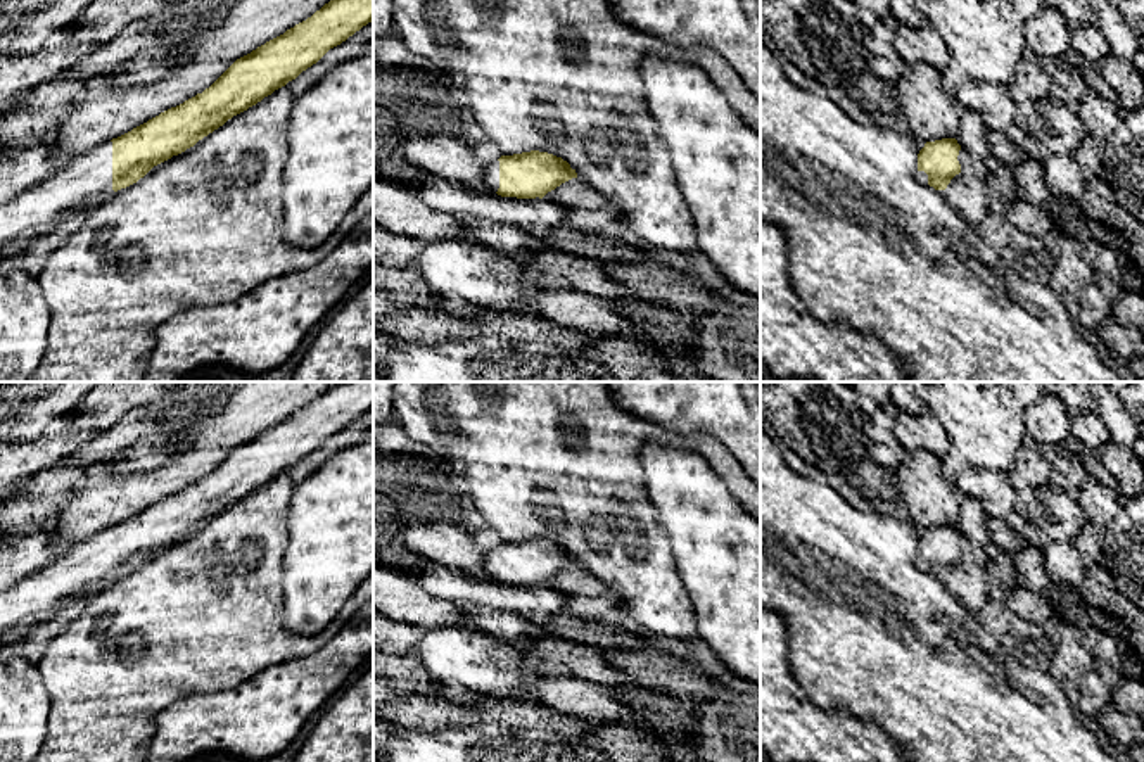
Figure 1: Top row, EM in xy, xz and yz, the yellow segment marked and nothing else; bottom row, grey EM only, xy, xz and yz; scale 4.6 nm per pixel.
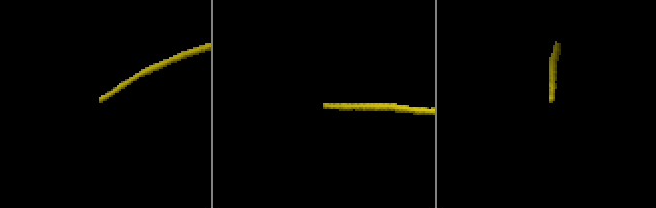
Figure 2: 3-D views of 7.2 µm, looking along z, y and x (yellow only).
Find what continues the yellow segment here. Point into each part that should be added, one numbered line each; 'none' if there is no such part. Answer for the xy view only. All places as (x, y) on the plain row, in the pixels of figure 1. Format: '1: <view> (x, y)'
1: xy (38, 598)

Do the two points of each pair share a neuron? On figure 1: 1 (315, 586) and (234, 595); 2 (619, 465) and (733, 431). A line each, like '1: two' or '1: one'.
1: two
2: two

